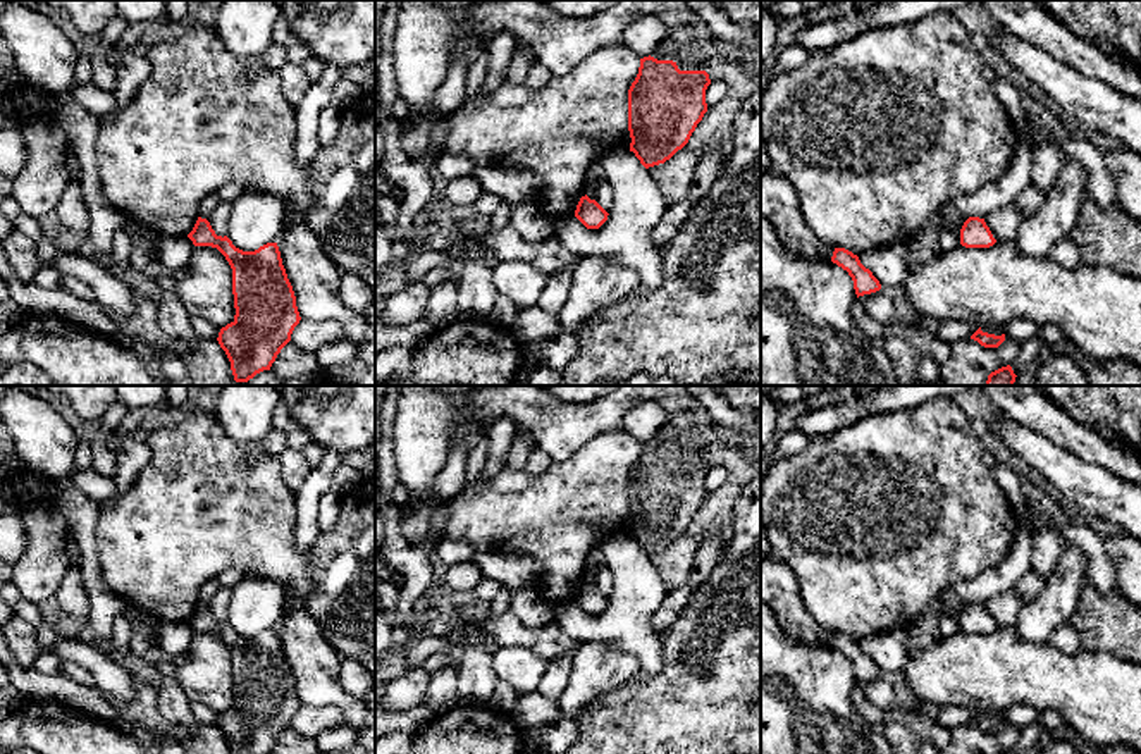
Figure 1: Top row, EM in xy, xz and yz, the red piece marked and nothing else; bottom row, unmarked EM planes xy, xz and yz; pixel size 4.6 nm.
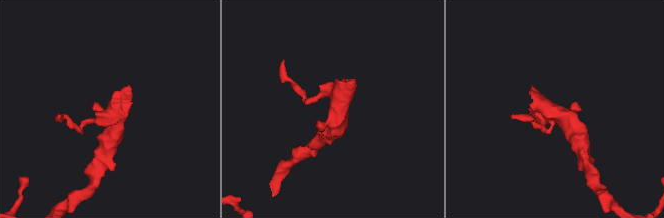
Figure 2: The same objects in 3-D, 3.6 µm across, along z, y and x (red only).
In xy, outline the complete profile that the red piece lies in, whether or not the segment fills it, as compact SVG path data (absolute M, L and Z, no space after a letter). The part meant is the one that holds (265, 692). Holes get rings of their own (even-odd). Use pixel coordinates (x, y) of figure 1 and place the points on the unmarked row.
M201 603L188 623L194 632L217 633L232 654L236 701L217 723L231 754L270 754L301 706L277 628L243 637Z

